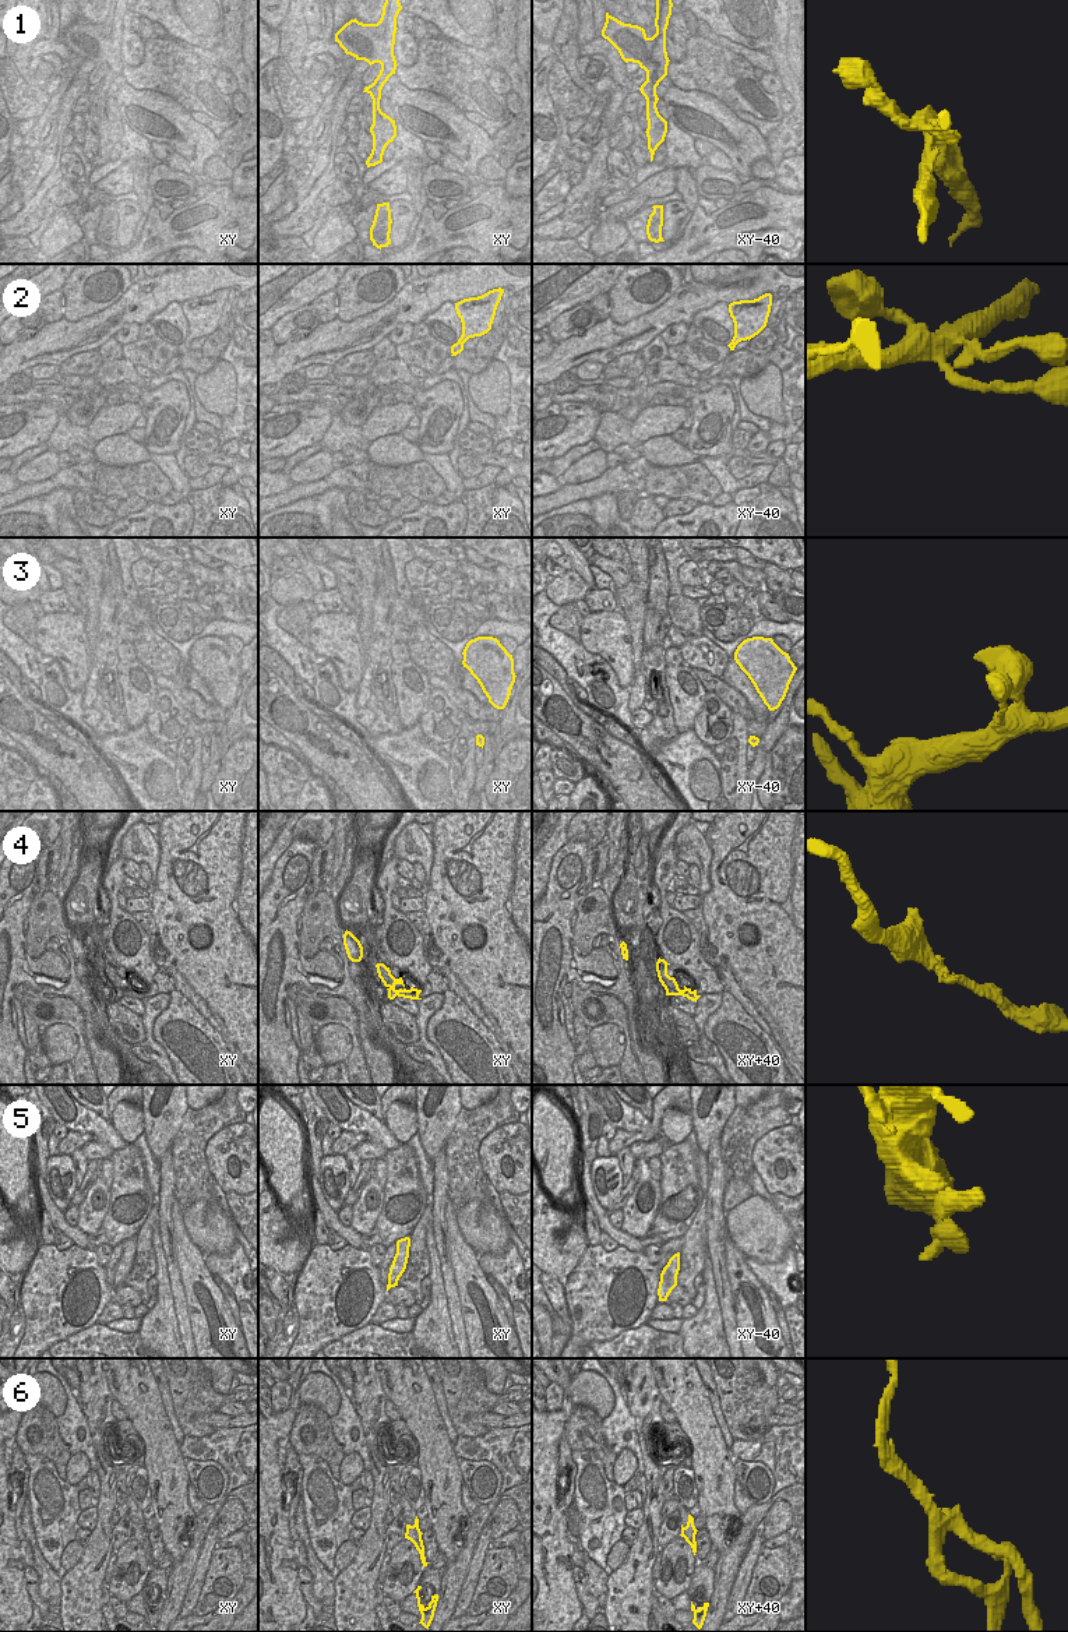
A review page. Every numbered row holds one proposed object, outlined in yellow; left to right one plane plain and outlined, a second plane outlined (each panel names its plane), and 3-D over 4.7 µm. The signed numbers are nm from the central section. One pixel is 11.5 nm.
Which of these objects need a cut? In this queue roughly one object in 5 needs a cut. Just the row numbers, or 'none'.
1, 6.

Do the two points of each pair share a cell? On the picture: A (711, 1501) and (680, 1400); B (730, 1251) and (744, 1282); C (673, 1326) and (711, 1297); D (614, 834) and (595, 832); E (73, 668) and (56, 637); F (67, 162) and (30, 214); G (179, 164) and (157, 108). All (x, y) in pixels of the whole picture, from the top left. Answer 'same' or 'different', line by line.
A: same
B: same
C: different
D: different
E: same
F: different
G: different

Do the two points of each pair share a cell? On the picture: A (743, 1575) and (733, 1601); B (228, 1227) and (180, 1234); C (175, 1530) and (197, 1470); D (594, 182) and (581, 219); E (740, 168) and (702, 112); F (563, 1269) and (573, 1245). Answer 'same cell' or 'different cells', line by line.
A: same cell
B: different cells
C: different cells
D: same cell
E: same cell
F: same cell

